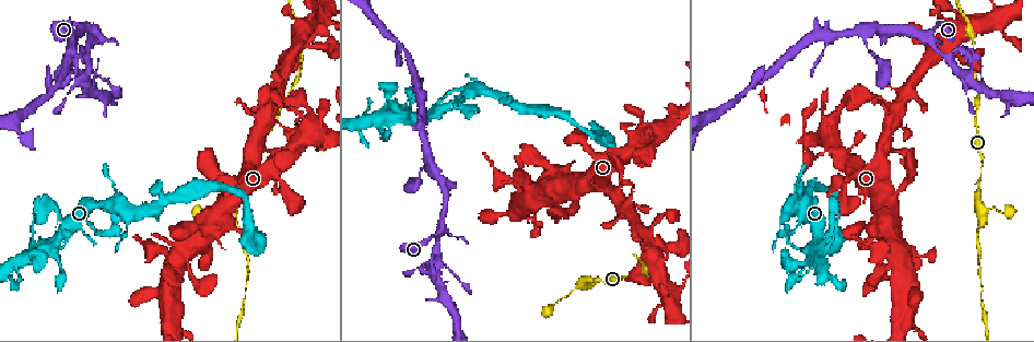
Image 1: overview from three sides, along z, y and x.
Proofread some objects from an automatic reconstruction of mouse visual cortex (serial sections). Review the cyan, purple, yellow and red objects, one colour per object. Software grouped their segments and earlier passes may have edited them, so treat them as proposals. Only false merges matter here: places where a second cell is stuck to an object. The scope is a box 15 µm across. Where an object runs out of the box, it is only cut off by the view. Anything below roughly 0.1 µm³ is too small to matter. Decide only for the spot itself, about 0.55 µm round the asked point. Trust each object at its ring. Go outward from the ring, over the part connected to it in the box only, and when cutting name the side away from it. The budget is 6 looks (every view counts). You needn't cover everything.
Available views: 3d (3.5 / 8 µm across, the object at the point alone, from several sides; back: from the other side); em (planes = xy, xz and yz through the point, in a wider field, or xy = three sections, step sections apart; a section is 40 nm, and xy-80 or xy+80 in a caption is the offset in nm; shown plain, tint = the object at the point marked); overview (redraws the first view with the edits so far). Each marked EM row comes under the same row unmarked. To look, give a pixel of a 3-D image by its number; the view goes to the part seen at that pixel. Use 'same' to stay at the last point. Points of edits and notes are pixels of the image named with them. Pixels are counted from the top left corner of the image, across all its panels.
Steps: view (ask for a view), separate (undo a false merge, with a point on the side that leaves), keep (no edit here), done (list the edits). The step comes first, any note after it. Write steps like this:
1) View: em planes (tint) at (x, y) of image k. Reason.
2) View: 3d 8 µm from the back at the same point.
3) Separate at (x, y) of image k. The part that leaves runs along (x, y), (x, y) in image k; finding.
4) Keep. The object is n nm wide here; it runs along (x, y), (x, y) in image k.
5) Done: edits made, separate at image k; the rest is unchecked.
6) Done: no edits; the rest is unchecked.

View: 3d 8 µm from the back at (978, 225) of image 1. Calibre changes.

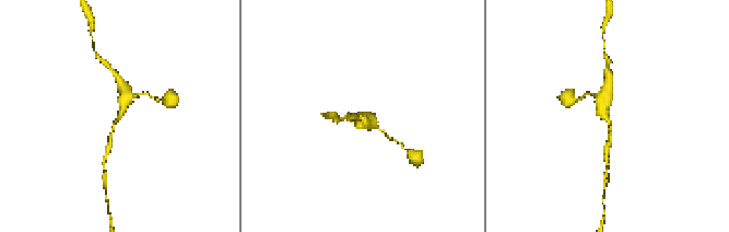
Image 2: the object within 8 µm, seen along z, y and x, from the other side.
View: 3d 3.5 µm at (609, 116) of image 2.

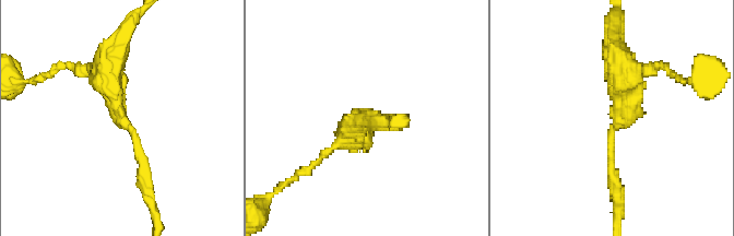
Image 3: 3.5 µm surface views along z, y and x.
Keep. All the same cell.

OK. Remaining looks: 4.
View: 3d 3.5 µm at (158, 293) of image 1. Thick turns thin.

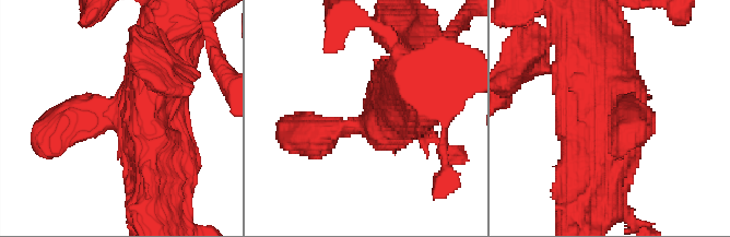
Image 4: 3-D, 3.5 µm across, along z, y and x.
View: em xy step 3 (tint) at (368, 125) of image 4.

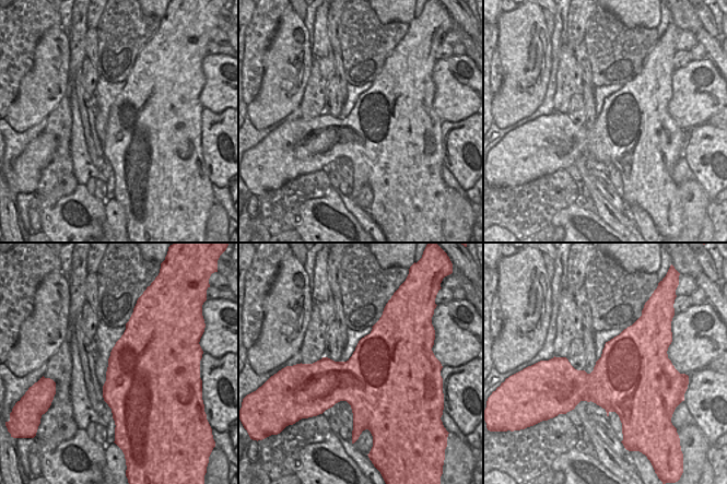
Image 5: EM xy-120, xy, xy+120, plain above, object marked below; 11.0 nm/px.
Keep. It runs along (589, 48), (607, 95), (598, 186) in image 4; all the same cell.

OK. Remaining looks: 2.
View: 3d 3.5 µm at (812, 252) of image 1. Arms part here.

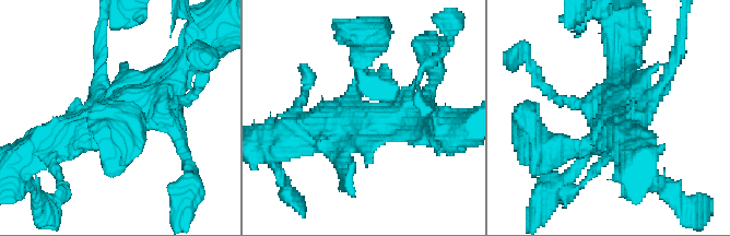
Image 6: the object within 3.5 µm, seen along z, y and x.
View: em xy step 3 (tint) at (616, 114) of image 6.

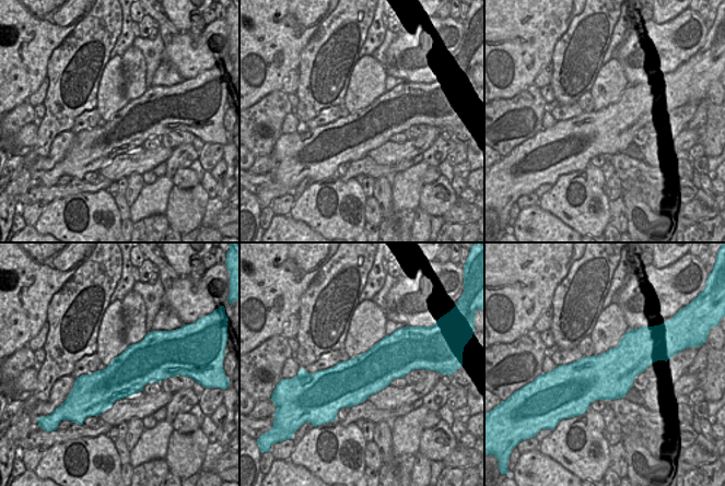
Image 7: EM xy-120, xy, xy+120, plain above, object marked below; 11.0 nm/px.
Keep. It runs along (175, 82), (51, 142) in image 6; all the same cell.

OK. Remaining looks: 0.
Done: no edits; the rest is unchecked.

